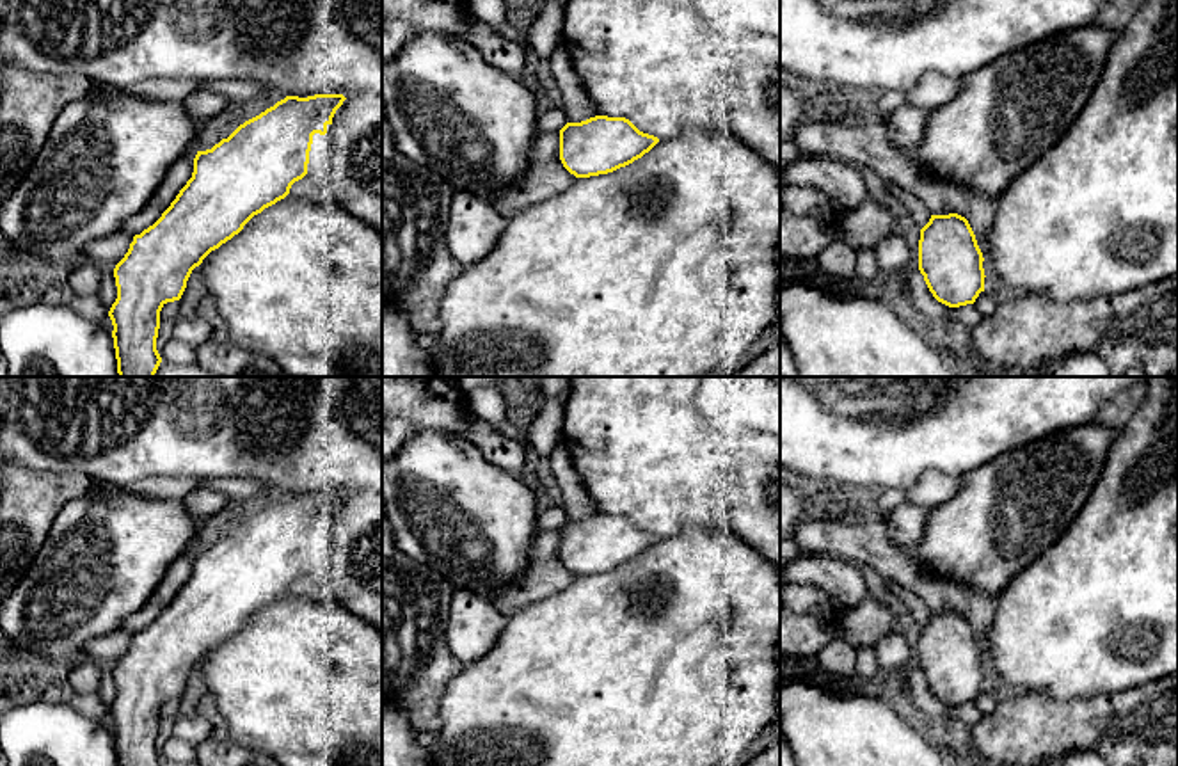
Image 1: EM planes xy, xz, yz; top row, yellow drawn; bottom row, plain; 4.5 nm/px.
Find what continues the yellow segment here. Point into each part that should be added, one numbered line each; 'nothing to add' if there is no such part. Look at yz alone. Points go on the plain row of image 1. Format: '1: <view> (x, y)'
nothing to add

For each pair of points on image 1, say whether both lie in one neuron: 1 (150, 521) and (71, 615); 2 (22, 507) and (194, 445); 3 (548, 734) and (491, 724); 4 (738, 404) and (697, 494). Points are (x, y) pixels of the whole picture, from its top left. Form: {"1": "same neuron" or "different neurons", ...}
{"1": "same neuron", "2": "different neurons", "3": "same neuron", "4": "different neurons"}

